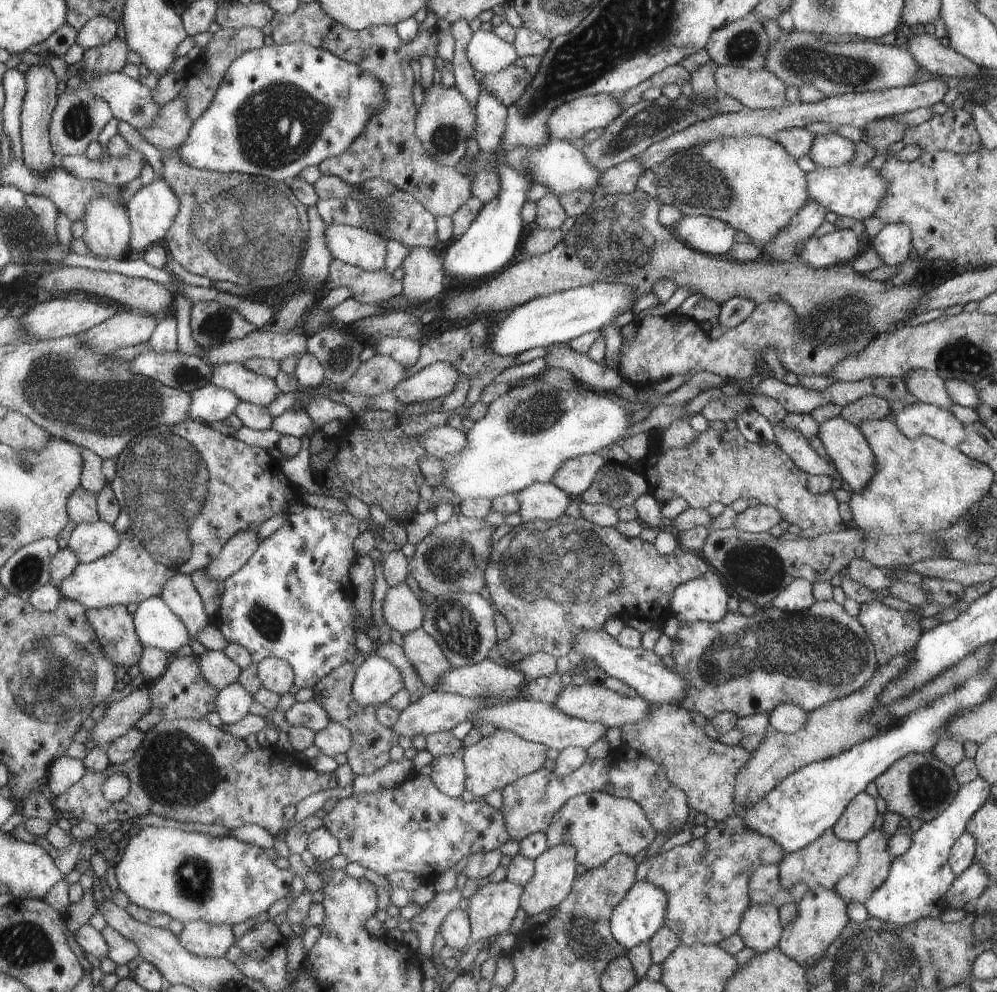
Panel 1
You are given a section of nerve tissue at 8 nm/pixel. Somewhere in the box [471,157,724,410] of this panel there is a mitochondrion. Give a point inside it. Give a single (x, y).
(624, 248)

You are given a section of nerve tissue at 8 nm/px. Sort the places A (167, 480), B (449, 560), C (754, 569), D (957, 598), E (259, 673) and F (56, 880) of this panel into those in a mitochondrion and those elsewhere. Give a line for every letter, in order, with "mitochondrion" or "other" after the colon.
A: mitochondrion
B: mitochondrion
C: mitochondrion
D: other
E: other
F: other

